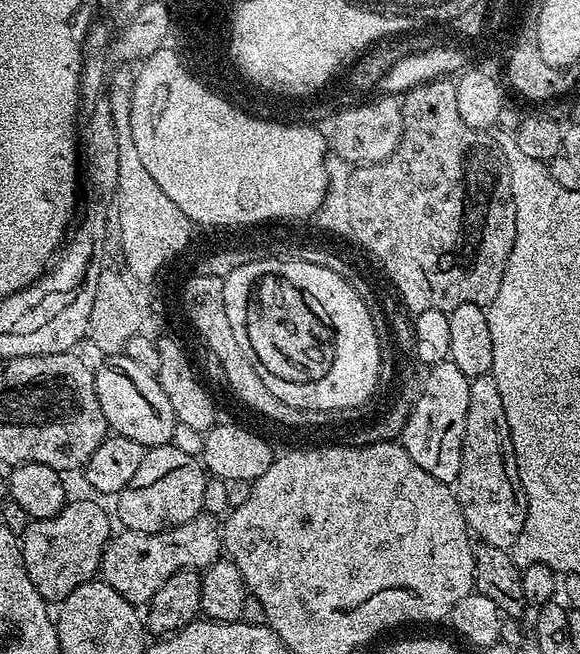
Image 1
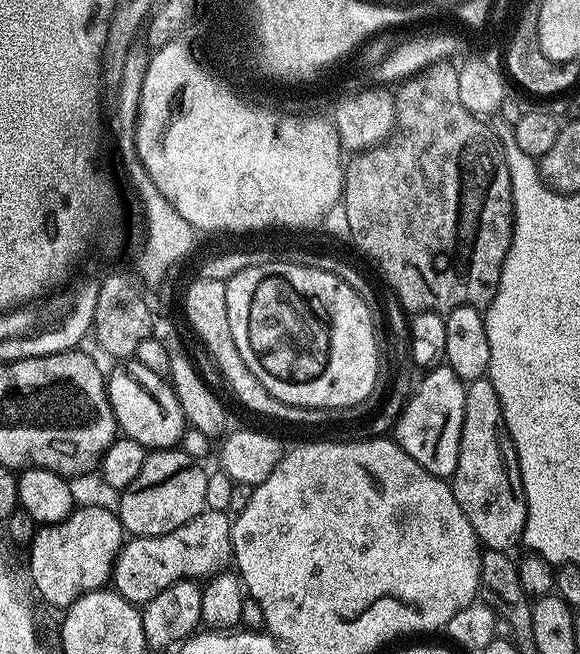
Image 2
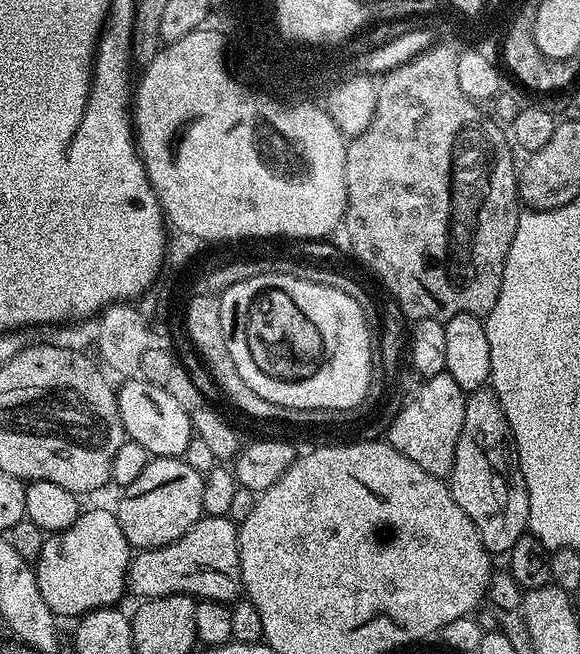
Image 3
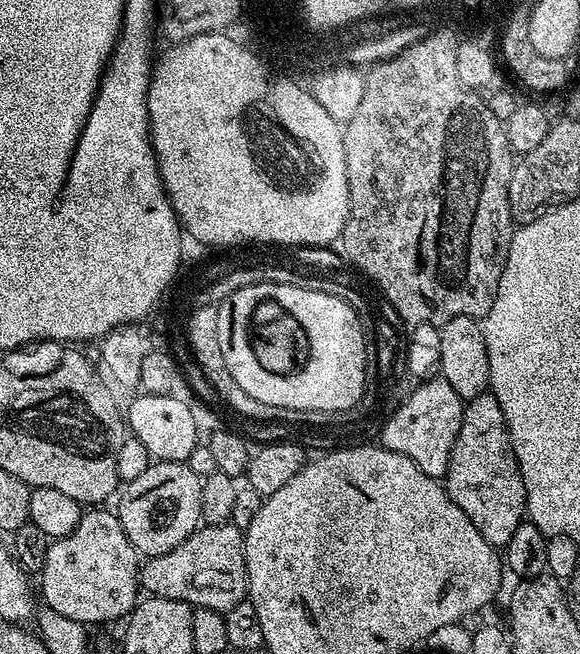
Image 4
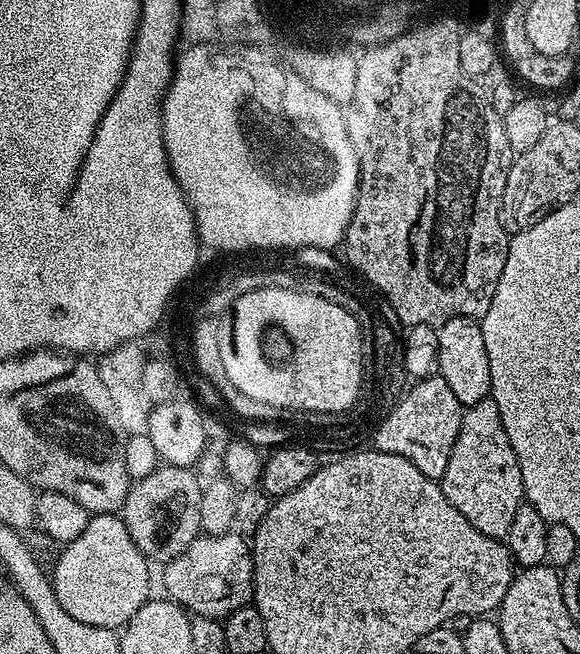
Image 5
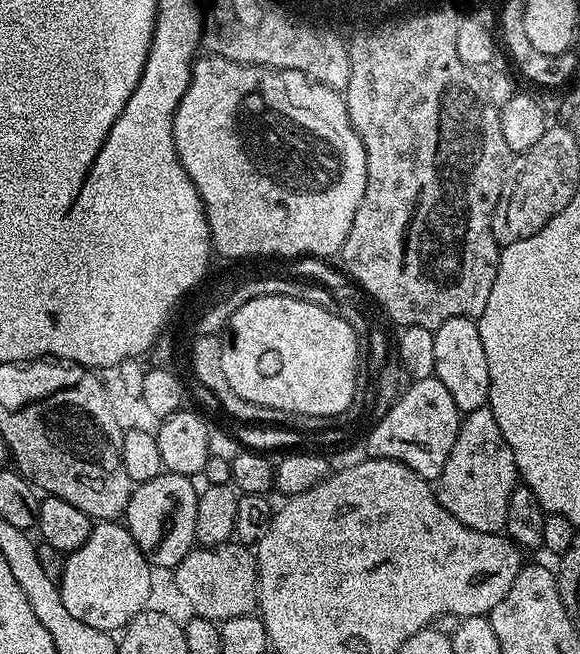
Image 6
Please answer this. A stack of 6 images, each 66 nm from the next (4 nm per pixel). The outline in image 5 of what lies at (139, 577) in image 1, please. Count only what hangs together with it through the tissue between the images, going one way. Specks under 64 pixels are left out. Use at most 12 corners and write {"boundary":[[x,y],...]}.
{"boundary":[[234,530],[197,536],[163,565],[164,588],[197,616],[253,599],[252,549]]}

